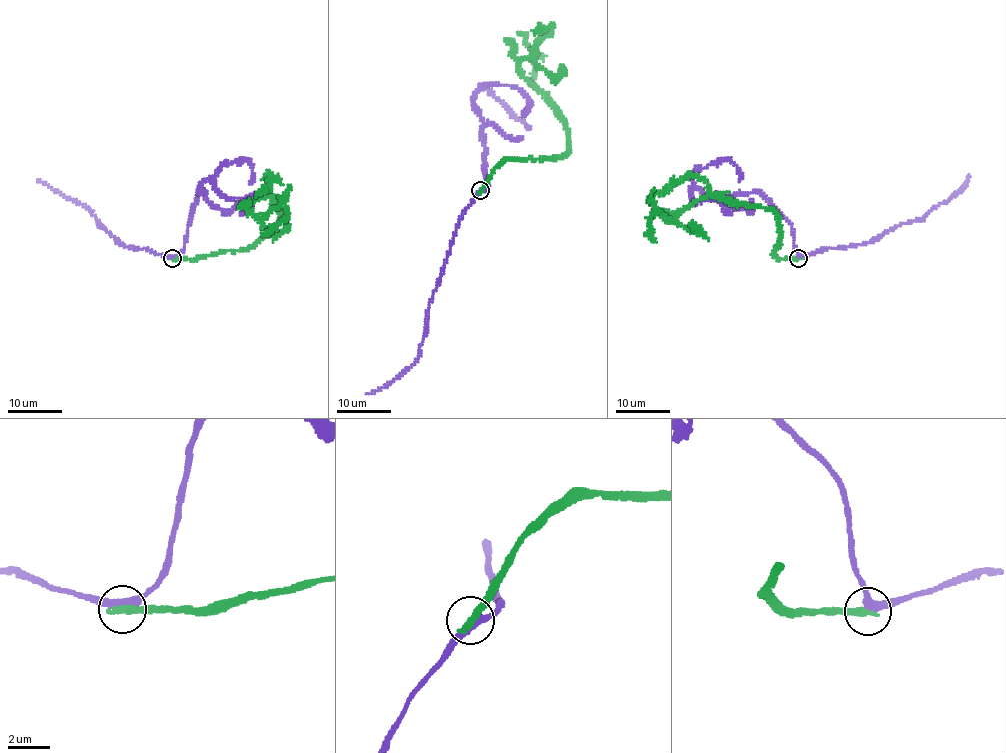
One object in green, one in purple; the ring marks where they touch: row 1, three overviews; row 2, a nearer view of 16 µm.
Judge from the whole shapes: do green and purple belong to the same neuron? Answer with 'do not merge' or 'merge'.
do not merge

